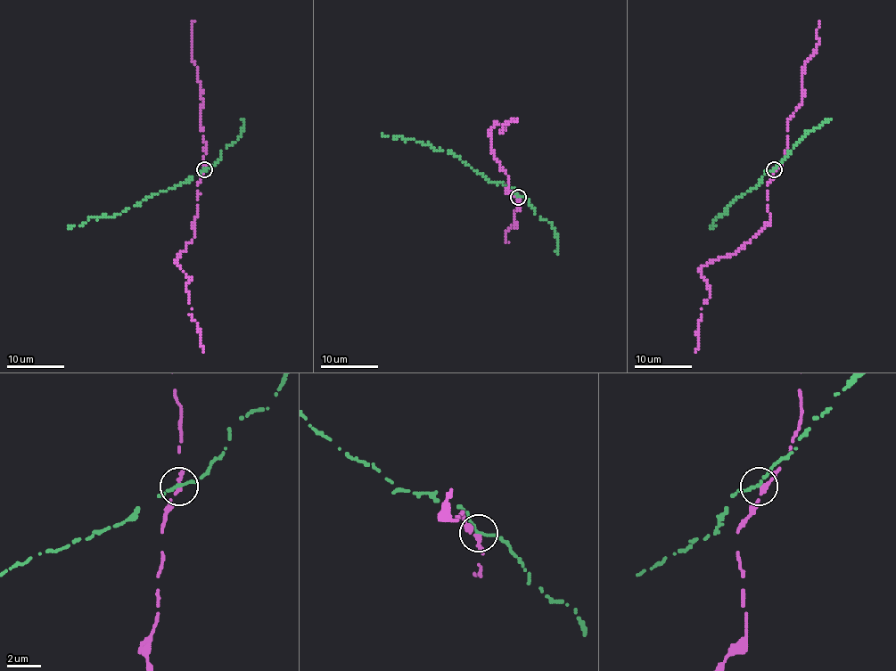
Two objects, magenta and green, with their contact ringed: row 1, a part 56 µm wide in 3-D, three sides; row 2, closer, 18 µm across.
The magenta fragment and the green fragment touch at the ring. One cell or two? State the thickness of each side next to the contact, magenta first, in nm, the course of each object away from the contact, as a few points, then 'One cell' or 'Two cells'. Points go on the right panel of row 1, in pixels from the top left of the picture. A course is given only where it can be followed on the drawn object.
Thickness 240 nm (magenta) against 170 nm. Course of magenta: (774, 170), (767, 184), (769, 222), (743, 246), (703, 265), (701, 275), (711, 295), (697, 323), (696, 351). Course of green: (774, 170), (764, 173), (760, 184), (738, 196), (727, 206), (727, 213), (715, 217), (711, 227). Two cells

